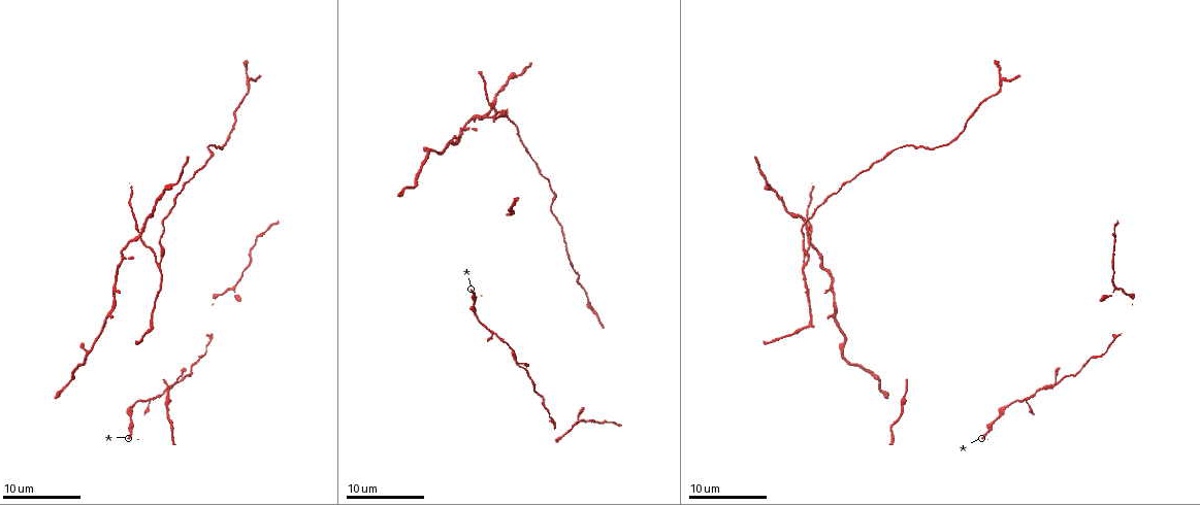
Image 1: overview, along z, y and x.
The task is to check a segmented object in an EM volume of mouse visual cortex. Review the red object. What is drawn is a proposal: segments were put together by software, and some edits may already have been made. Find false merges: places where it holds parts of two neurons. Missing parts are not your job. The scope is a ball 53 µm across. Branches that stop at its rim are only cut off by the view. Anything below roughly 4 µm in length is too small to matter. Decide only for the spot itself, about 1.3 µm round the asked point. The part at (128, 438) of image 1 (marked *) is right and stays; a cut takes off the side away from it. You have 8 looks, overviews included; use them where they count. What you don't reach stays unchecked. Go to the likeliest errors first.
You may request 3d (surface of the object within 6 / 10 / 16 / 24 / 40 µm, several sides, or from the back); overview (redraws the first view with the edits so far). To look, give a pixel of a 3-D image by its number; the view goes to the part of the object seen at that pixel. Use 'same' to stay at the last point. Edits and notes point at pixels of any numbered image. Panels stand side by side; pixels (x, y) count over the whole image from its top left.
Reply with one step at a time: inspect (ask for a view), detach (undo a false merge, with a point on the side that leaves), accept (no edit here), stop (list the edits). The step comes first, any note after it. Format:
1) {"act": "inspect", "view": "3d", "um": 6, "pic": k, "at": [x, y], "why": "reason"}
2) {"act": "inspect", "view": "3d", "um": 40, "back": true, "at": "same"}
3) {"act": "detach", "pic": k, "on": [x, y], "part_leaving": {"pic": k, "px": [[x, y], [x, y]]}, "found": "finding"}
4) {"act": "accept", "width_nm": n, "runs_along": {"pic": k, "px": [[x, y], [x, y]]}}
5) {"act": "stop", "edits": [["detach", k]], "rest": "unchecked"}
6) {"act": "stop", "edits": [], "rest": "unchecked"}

{"act": "inspect", "view": "3d", "um": 6, "pic": 1, "at": [485, 118], "why": "four arms meet"}

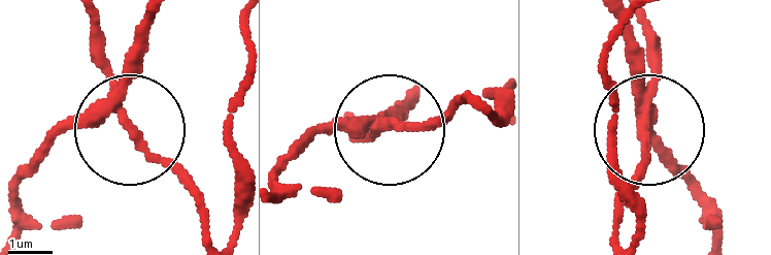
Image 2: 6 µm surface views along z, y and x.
{"act": "inspect", "view": "3d", "um": 6, "back": true, "pic": 2, "at": [127, 121]}

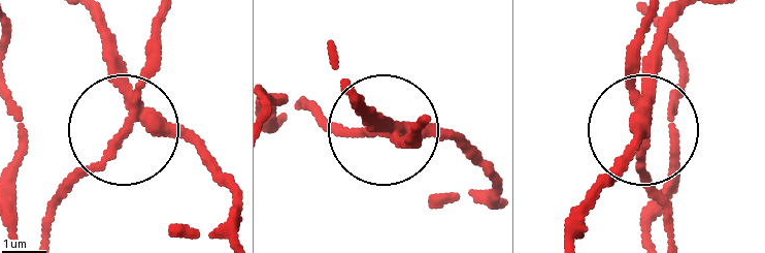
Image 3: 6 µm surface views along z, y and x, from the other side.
{"act": "detach", "pic": 3, "on": [98, 163], "part_leaving": {"pic": 3, "px": [[134, 108], [45, 239]]}, "found": "a second neuron is stuck on"}

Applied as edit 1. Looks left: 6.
{"act": "inspect", "view": "overview"}

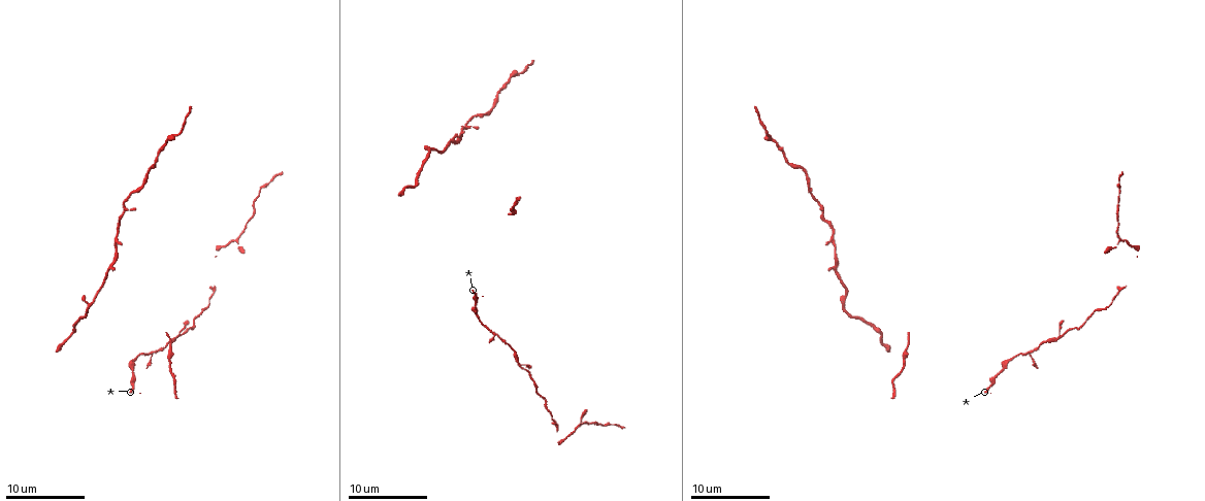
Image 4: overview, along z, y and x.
{"act": "inspect", "view": "3d", "um": 10, "pic": 4, "at": [115, 258], "why": "thick turns thin"}

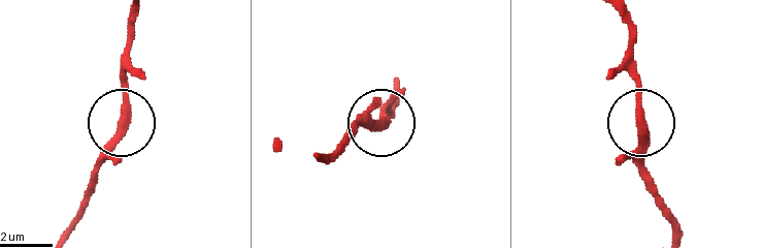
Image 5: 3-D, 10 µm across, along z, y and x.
{"act": "accept", "found": "all the same neuron"}

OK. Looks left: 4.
{"act": "inspect", "view": "3d", "um": 16, "pic": 4, "at": [907, 343], "why": "calibre changes"}

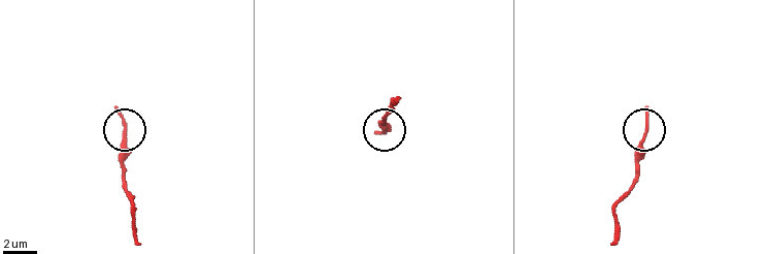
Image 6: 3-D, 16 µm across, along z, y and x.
{"act": "inspect", "view": "3d", "um": 6, "pic": 6, "at": [124, 132]}

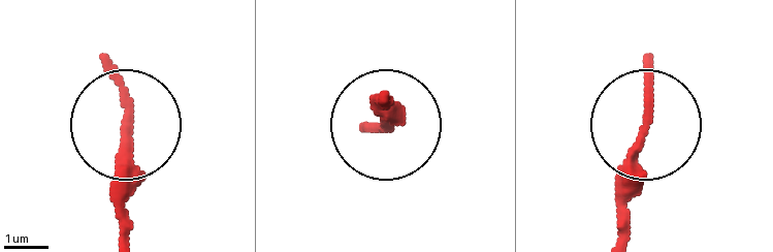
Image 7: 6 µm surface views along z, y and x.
{"act": "accept", "width_nm": 190, "found": "all the same neuron"}

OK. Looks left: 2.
{"act": "stop", "edits": [["detach", 3]], "rest": "unchecked"}

